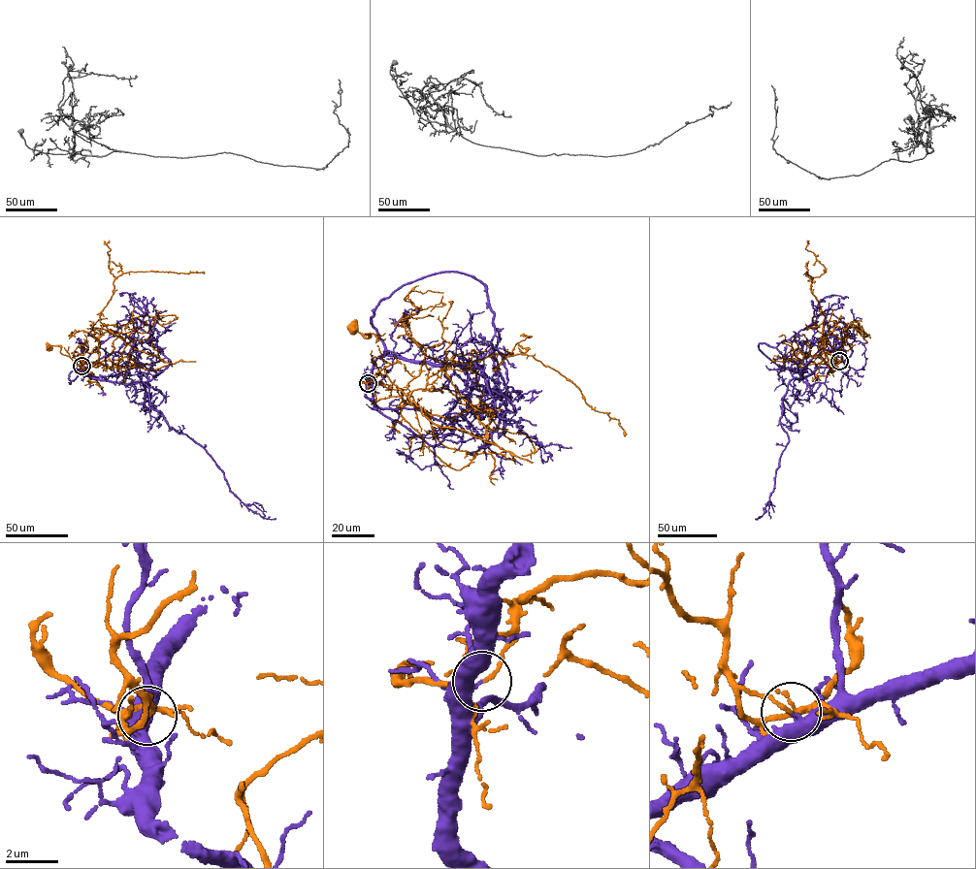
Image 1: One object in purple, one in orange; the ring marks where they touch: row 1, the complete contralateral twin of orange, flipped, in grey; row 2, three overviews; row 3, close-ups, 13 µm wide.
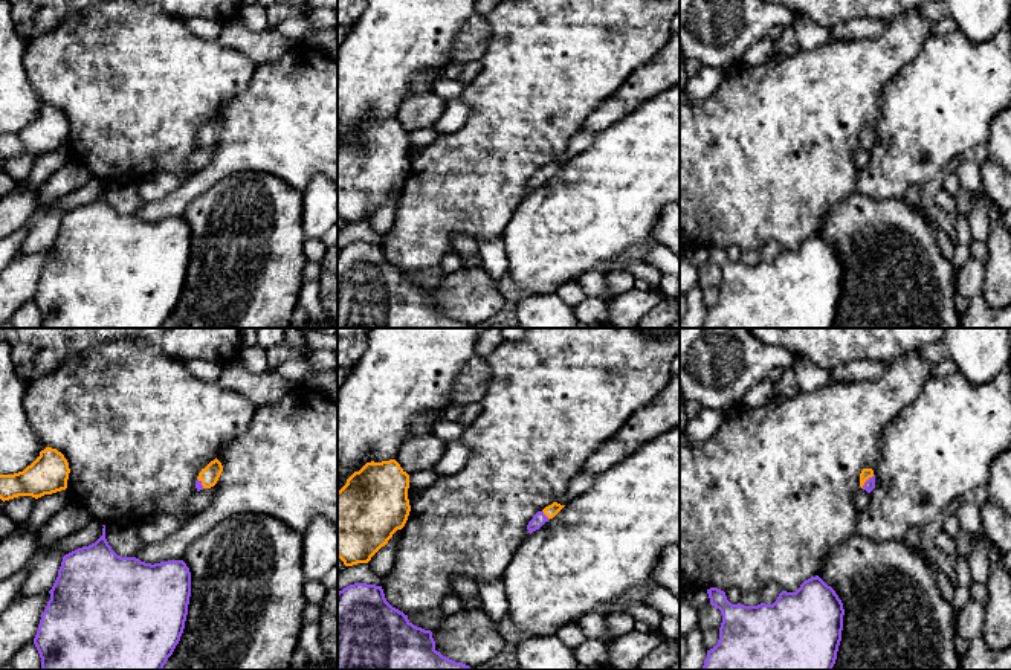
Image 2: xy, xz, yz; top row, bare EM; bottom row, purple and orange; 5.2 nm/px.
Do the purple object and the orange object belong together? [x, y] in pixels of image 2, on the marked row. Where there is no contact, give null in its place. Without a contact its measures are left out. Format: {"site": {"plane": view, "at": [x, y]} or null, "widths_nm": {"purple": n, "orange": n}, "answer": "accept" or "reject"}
{"site": {"plane": "yz", "at": [866, 481]}, "widths_nm": {"purple": 60, "orange": 60}, "answer": "reject"}

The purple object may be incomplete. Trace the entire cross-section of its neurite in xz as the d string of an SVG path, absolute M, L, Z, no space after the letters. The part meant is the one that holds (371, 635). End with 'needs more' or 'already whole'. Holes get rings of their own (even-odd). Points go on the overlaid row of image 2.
M354 583L338 592L338 670L472 670L435 650L431 630L414 626L408 615L392 607L382 586Z; already whole

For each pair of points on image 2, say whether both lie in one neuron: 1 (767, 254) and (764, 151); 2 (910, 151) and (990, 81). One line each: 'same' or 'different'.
1: different
2: same

